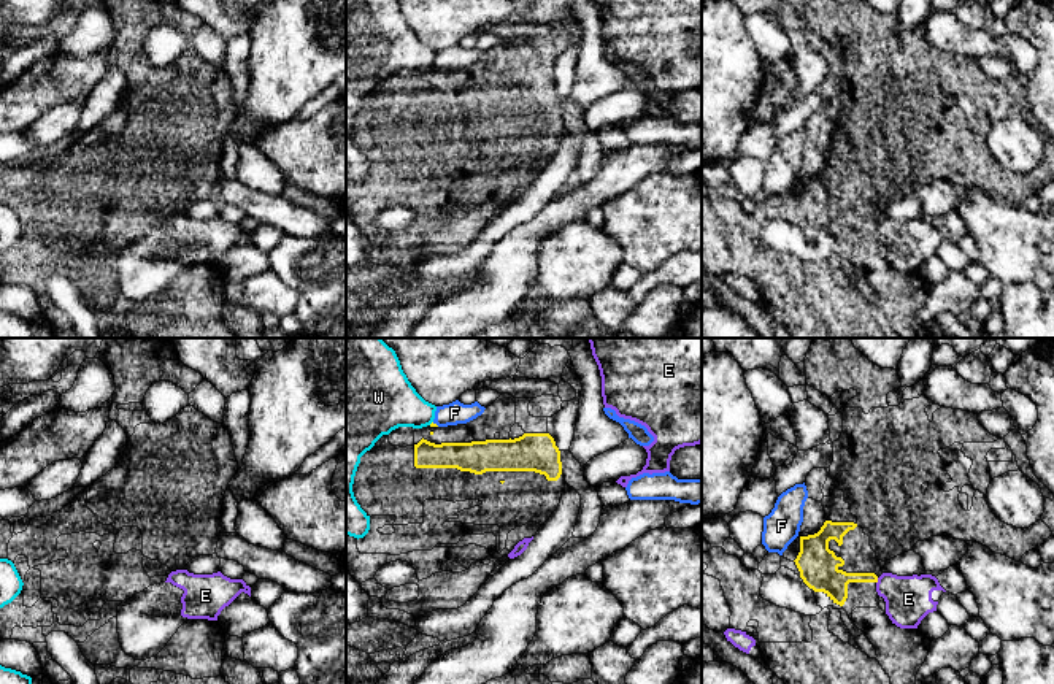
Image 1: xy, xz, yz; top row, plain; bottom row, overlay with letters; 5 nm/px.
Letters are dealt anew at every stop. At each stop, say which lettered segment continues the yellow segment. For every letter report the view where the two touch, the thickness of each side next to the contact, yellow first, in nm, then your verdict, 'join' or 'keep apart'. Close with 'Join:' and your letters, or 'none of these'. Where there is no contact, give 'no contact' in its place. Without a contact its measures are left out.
E: meets yellow in yz; 150 nm thick on the yellow side, 240 nm on the other; keep apart
F: meets yellow in xz; 20 nm thick on the yellow side, 120 nm on the other; keep apart
W: no contact; keep apart
Join: none of these

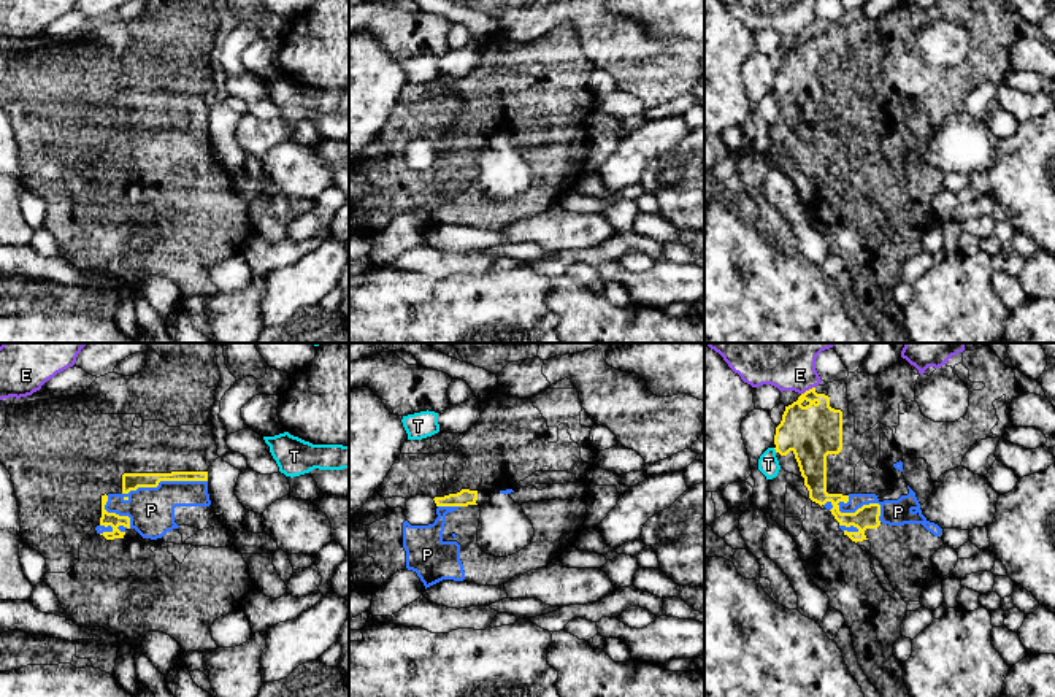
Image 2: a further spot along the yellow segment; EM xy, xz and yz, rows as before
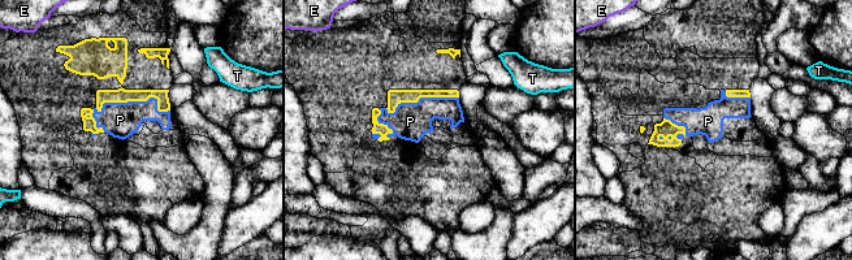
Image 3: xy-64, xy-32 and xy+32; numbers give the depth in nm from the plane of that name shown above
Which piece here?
E: meets yellow in yz; 280 nm thick on the yellow side, 360 nm on the other; keep apart
P: meets yellow in xy; 100 nm thick on the yellow side, 240 nm on the other; join
T: meets yellow in yz; 280 nm thick on the yellow side, 110 nm on the other; keep apart
Join: P

